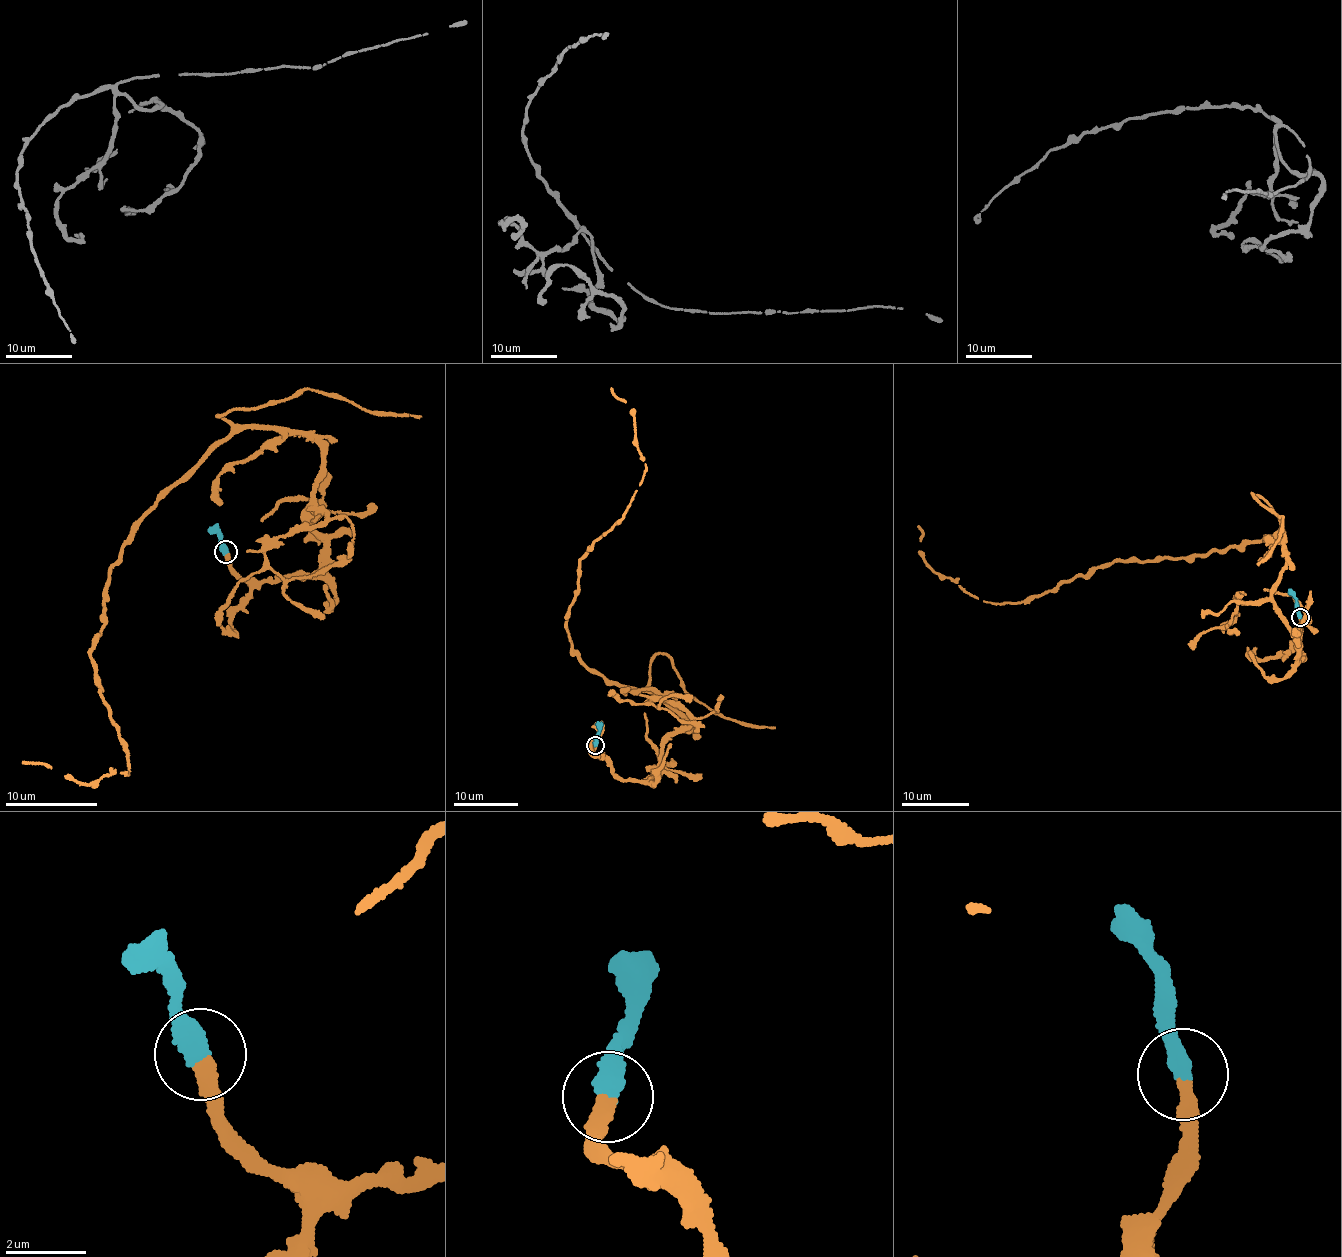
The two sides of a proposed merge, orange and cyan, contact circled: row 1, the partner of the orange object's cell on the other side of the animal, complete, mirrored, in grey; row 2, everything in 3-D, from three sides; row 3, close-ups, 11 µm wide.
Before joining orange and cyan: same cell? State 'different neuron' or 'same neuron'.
same neuron

